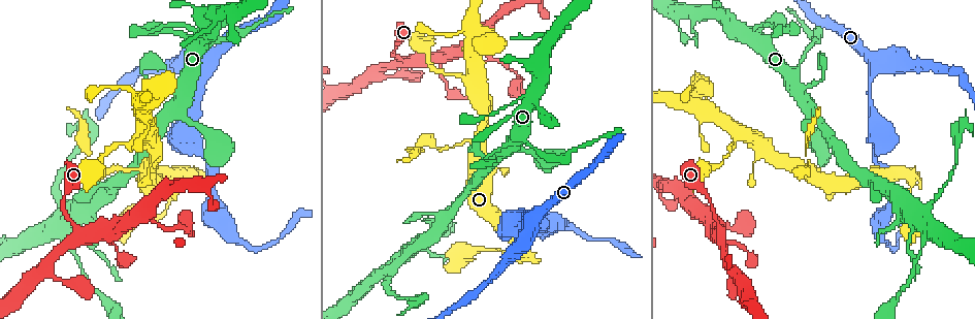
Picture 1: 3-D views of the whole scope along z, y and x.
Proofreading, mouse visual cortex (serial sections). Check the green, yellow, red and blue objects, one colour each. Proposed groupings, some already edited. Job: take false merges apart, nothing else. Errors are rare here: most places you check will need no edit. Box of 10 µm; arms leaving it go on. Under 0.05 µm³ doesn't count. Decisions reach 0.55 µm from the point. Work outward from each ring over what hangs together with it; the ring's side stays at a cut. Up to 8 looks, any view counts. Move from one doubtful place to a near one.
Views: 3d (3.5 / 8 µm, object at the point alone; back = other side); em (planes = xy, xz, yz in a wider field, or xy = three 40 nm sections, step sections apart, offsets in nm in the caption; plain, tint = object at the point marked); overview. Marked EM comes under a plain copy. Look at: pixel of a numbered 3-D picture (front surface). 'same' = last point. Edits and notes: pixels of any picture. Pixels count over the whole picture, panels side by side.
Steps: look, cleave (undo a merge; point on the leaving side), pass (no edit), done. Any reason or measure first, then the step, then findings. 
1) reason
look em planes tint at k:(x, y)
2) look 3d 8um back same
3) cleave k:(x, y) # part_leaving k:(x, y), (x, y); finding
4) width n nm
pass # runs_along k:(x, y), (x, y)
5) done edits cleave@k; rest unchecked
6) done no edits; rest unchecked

abrupt turn
look 3d 3.5um at 1:(901, 172)

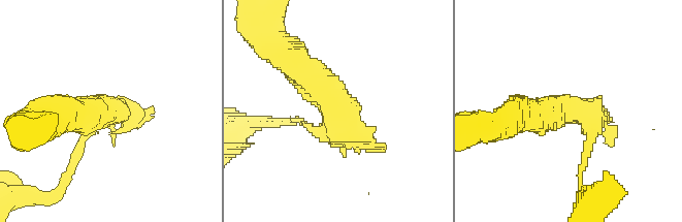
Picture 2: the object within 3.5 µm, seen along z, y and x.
now the EM
look em xy step 3 tint at 2:(573, 109)

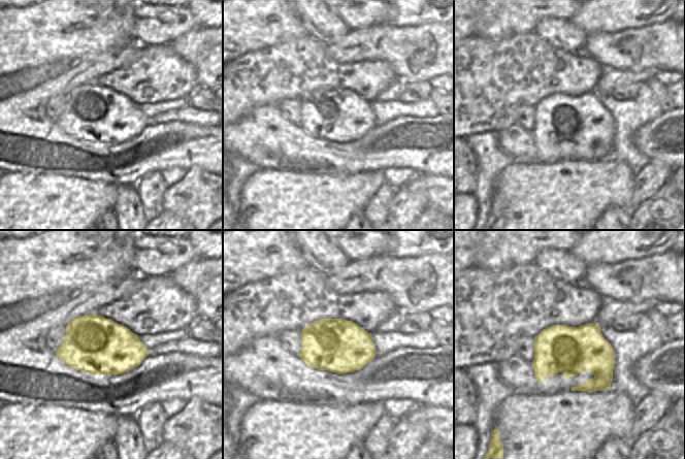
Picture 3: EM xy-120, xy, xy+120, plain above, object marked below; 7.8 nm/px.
width 420 nm
pass # runs_along 2:(518, 114), (579, 110), (584, 158); all the same cell

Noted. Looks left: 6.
four arms meet
look 3d 3.5um at 1:(917, 220)

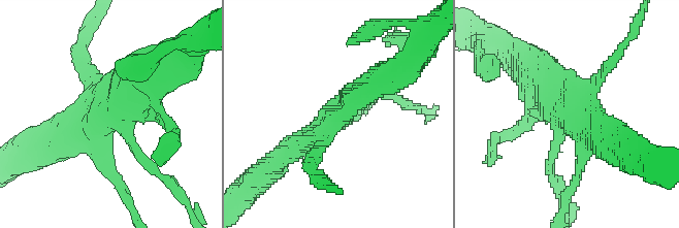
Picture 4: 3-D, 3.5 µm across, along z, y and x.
now the EM
look em xy step 2 tint at 4:(103, 116)

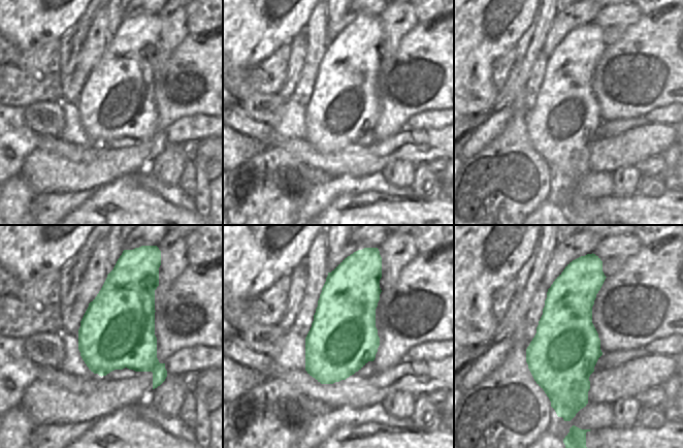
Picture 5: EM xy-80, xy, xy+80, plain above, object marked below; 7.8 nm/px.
pass # all the same cell

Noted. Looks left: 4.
thick turns thin
look 3d 3.5um at 1:(114, 168)

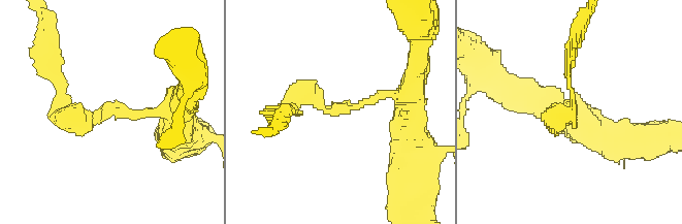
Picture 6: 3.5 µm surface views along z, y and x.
arm_widths 150, 300 nm; need the tissue
look em planes tint at 6:(109, 112)

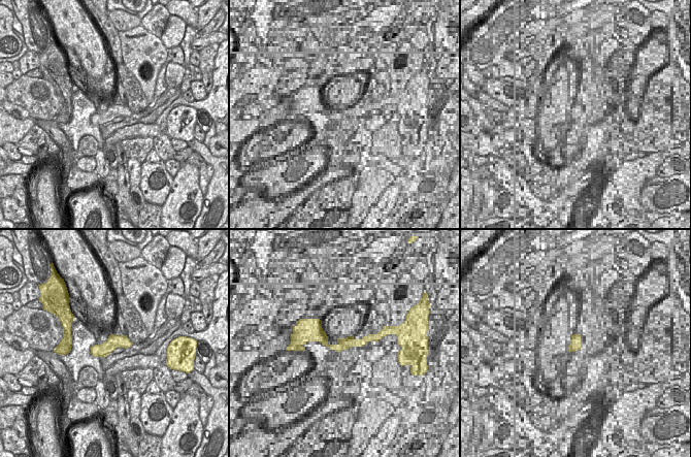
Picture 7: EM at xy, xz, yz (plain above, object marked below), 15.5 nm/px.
pass # runs_along 6:(180, 110), (75, 120), (62, 104); one cell here

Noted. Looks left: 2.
done no edits; rest unchecked

